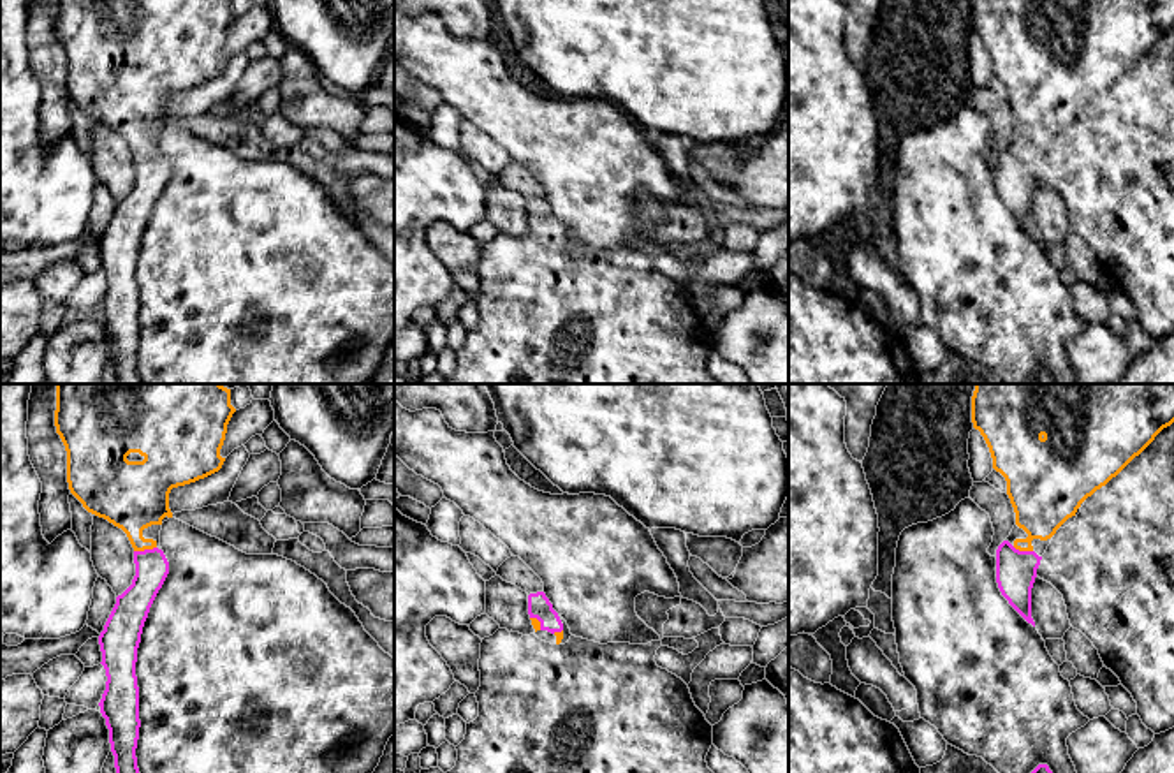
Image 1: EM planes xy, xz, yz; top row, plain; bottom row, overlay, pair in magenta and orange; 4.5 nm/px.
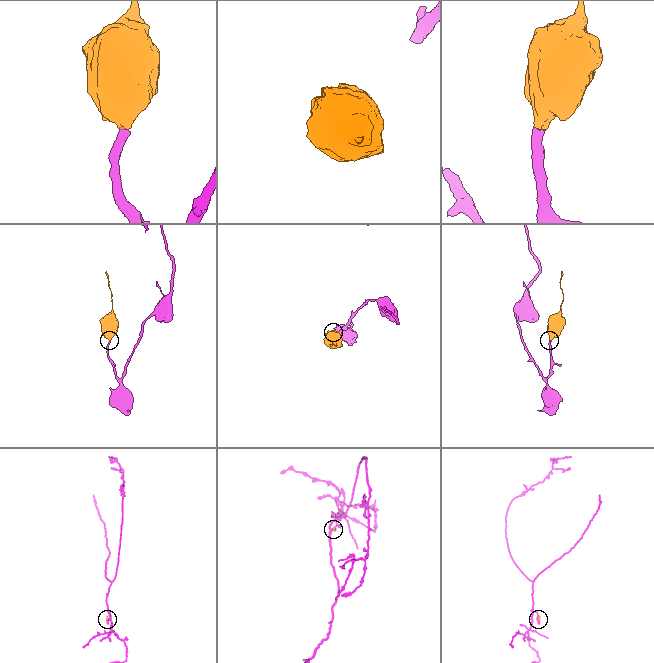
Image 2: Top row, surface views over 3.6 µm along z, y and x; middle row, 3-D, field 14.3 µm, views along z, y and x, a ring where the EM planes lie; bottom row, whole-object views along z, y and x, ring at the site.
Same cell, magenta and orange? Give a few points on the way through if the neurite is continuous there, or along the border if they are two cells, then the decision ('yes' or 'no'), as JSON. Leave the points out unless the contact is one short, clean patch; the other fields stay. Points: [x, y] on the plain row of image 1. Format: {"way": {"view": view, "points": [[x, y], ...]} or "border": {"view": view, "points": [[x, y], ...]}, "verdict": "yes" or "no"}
{"way": {"view": "xy", "points": [[152, 173], [145, 155], [132, 132], [132, 103]]}, "verdict": "yes"}

